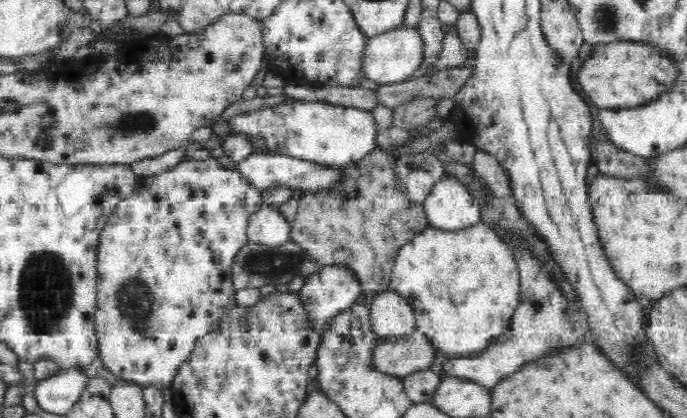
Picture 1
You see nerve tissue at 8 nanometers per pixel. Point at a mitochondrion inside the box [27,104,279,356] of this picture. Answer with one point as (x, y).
(135, 301)

